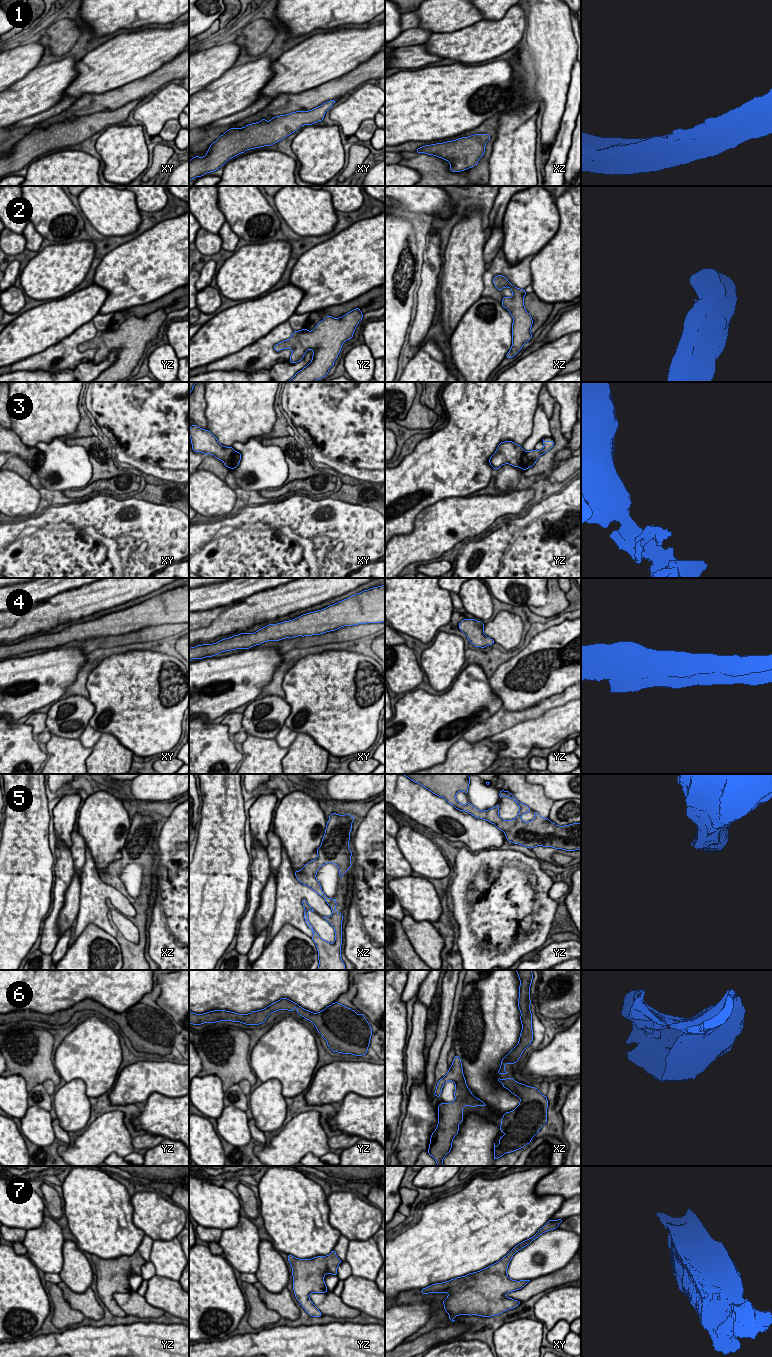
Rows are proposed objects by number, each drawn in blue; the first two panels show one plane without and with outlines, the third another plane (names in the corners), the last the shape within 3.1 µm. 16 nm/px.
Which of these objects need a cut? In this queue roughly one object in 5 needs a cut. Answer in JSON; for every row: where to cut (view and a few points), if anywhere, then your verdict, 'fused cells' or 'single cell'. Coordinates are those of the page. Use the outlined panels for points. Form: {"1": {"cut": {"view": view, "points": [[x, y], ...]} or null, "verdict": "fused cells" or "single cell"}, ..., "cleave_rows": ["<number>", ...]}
{"1": {"cut": null, "verdict": "single cell"}, "2": {"cut": null, "verdict": "single cell"}, "3": {"cut": {"view": "xy", "points": [[236, 451], [232, 457], [231, 468]]}, "verdict": "fused cells"}, "4": {"cut": null, "verdict": "single cell"}, "5": {"cut": null, "verdict": "single cell"}, "6": {"cut": null, "verdict": "single cell"}, "7": {"cut": null, "verdict": "single cell"}, "cleave_rows": ["3"]}

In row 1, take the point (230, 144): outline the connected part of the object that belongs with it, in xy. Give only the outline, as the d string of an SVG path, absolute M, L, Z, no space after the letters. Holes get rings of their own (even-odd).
M327 101L309 111L296 111L286 115L272 117L270 121L246 125L243 128L231 128L213 142L204 157L197 155L189 161L189 181L214 172L226 162L247 150L271 146L303 125L312 125L322 121L325 113L336 102Z

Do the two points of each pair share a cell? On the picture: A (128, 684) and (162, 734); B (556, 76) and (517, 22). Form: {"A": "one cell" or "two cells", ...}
{"A": "one cell", "B": "two cells"}

